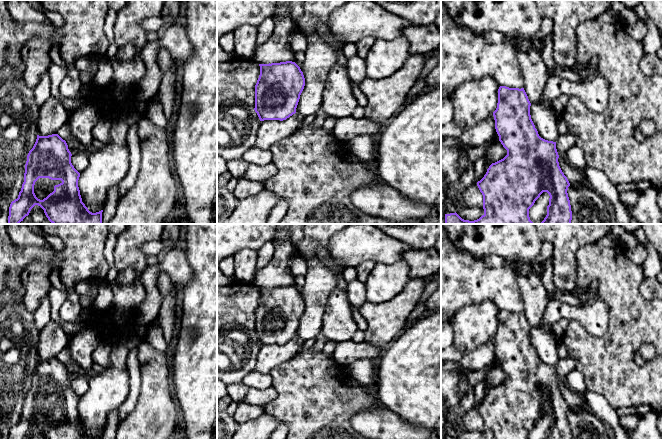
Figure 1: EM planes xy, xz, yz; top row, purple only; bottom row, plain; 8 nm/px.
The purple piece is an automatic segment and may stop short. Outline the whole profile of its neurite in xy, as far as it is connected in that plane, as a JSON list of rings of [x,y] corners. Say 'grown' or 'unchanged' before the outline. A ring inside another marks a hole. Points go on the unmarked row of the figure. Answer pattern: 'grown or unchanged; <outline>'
grown; [[[58,358],[48,360],[37,359],[36,366],[27,379],[21,415],[18,422],[11,426],[9,439],[29,439],[35,429],[40,430],[44,434],[45,439],[102,439],[103,434],[92,437],[82,426],[78,411],[80,397],[72,389],[71,380],[72,378],[68,373],[66,365]]]

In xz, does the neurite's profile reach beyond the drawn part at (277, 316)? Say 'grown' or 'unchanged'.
unchanged

